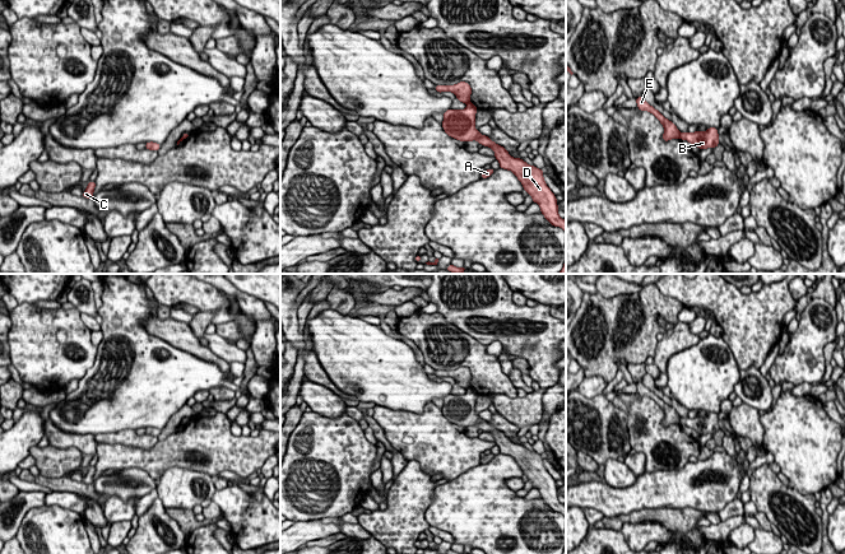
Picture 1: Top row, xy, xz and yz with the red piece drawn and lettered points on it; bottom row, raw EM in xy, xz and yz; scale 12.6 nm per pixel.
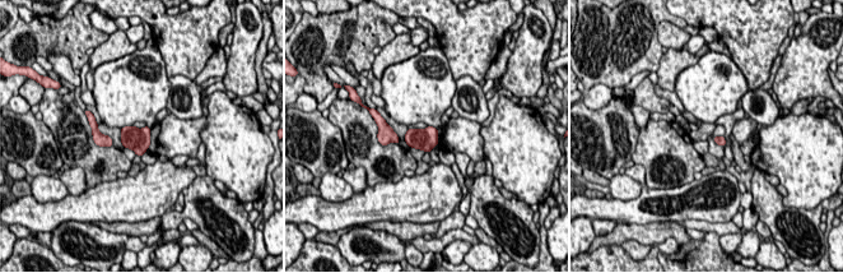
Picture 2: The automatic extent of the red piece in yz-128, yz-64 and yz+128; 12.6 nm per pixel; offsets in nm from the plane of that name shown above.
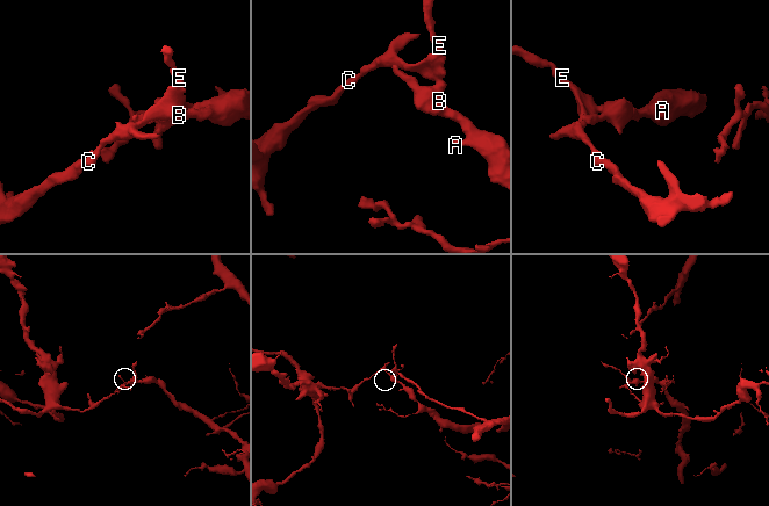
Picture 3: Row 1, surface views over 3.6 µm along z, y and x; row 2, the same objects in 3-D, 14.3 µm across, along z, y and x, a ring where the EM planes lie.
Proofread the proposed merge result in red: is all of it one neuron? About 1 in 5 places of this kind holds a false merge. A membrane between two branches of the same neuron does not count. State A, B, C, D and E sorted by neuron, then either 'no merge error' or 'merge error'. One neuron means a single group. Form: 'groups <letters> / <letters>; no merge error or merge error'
groups A B D / C E; merge error

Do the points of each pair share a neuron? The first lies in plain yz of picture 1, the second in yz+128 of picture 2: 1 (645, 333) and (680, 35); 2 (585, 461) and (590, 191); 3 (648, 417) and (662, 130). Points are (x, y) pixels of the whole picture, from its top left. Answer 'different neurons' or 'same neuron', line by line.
1: different neurons
2: different neurons
3: same neuron

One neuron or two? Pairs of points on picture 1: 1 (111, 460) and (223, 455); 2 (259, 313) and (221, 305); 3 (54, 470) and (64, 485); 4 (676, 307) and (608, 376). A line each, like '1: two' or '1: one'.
1: one
2: two
3: two
4: one

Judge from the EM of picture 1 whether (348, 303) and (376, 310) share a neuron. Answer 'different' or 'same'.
different

